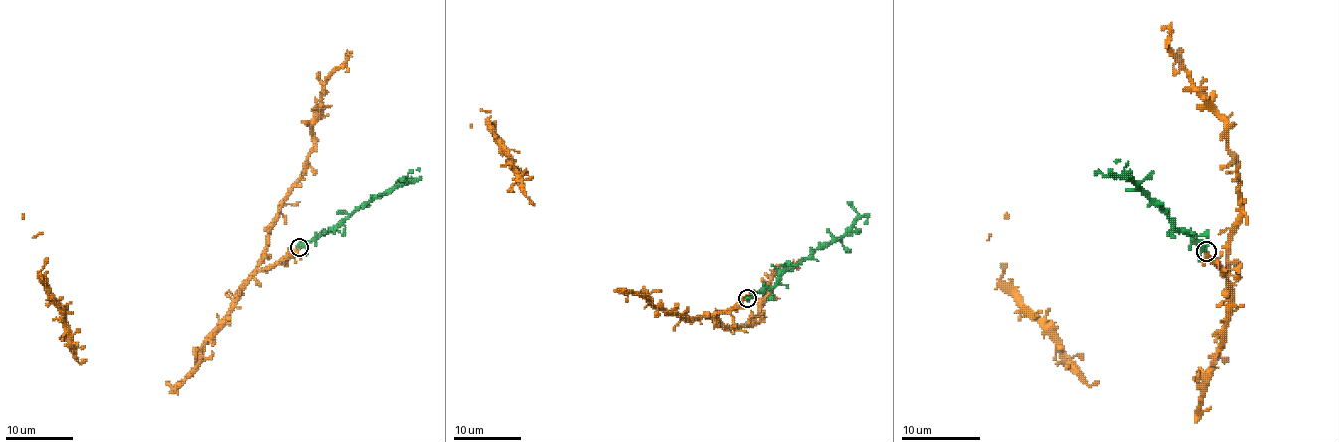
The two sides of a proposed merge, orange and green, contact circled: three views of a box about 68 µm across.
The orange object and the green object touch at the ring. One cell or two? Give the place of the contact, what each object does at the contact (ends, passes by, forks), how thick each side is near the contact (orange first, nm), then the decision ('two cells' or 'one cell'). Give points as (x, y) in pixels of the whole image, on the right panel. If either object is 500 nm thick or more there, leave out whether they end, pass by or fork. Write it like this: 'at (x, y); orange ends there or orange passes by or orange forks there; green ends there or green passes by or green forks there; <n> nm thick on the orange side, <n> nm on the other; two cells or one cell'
at (1206, 251); orange passes by; green passes by; 320 nm thick on the orange side, 320 nm on the other; one cell

